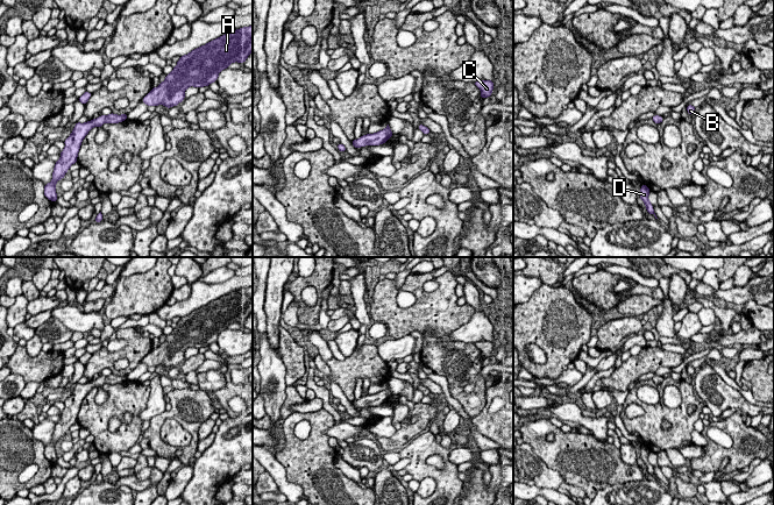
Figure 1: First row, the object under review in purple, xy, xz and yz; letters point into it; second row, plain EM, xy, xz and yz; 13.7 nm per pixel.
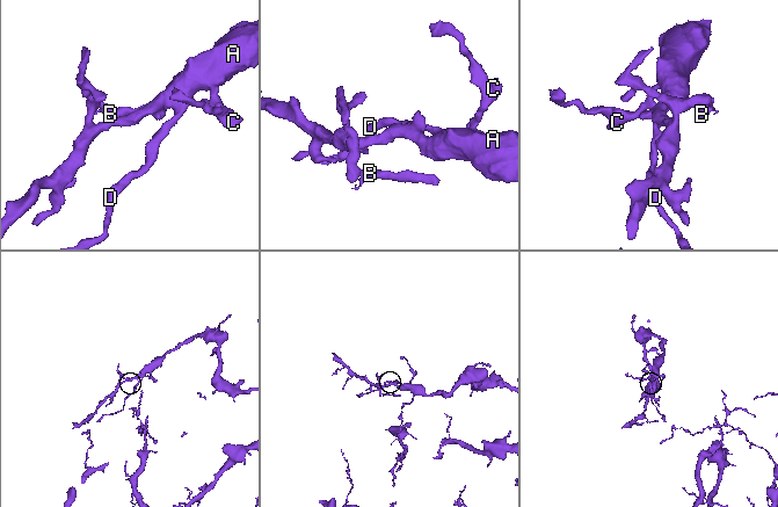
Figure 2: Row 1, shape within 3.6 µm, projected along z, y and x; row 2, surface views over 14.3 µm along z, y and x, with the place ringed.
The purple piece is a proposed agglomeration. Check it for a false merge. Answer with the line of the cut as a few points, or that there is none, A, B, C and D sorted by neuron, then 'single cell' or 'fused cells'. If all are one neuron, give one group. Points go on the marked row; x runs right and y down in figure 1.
cut none; groups A B C D; single cell

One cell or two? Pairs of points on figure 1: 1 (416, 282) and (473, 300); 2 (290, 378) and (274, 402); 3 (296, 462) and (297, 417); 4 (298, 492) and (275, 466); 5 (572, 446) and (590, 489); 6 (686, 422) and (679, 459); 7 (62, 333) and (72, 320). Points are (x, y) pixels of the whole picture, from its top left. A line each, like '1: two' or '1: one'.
1: two
2: two
3: one
4: one
5: one
6: two
7: two

